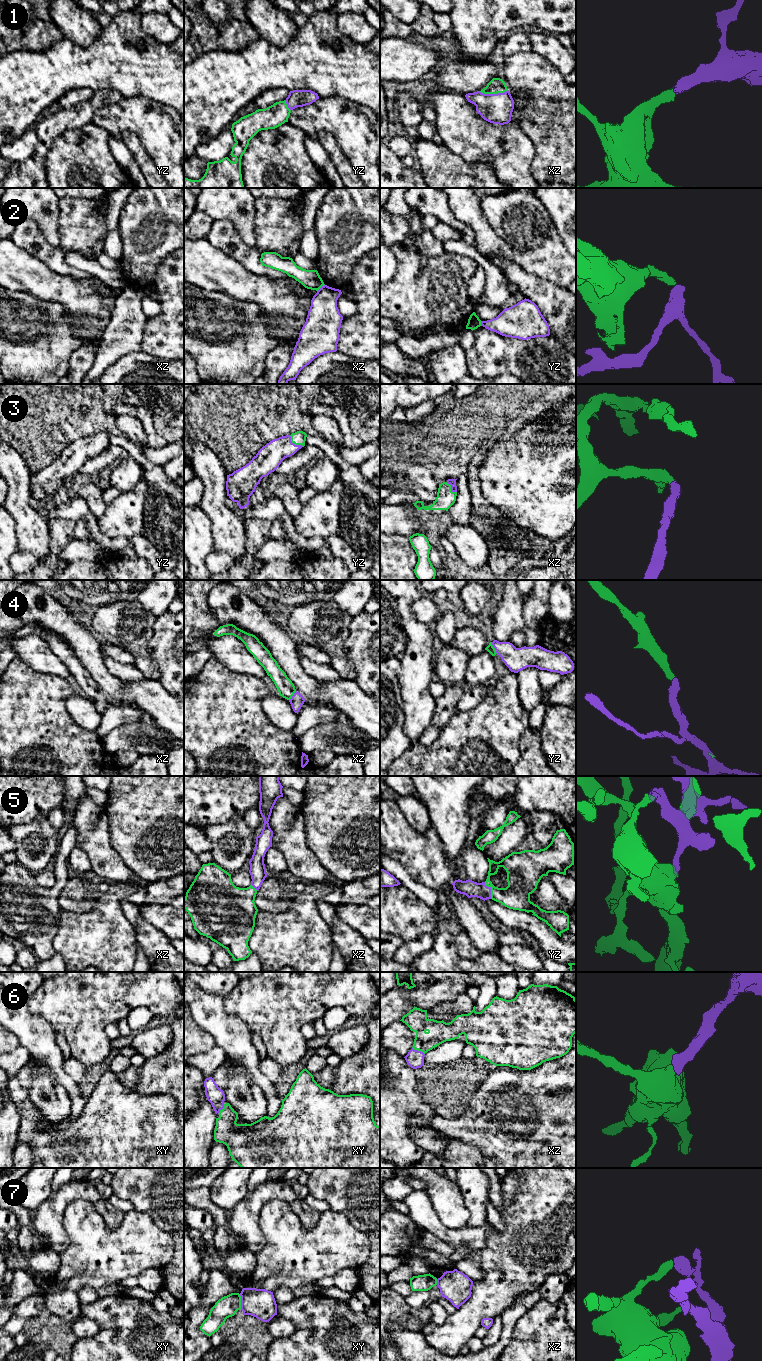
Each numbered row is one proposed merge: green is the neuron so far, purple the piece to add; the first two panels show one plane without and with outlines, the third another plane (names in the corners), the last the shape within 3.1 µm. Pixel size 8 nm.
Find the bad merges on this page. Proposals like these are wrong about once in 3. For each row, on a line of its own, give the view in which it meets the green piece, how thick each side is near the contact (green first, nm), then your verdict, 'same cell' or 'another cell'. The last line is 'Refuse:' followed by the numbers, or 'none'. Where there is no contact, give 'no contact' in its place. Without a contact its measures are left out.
1: xz | 120/240 nm | same cell
2: xz | 160/260 nm | another cell
3: yz | 110/200 nm | same cell
4: yz | 60/190 nm | same cell
5: yz | 220/130 nm | same cell
6: xz | 180/140 nm | same cell
7: xy | 170/240 nm | another cell
Refuse: 2, 7

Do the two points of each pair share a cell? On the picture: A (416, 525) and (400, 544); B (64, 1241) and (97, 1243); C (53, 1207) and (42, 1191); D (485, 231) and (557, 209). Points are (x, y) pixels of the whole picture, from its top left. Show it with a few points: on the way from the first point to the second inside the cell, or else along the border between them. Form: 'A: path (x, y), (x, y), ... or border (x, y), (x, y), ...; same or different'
A: border (390, 533), (399, 533), (408, 538); different
B: border (63, 1218), (69, 1245), (59, 1254); different
C: border (51, 1193), (35, 1210); different
D: border (551, 221), (562, 242); different

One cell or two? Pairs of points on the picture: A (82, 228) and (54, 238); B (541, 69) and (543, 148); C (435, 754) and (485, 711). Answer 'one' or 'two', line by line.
A: two
B: one
C: one

